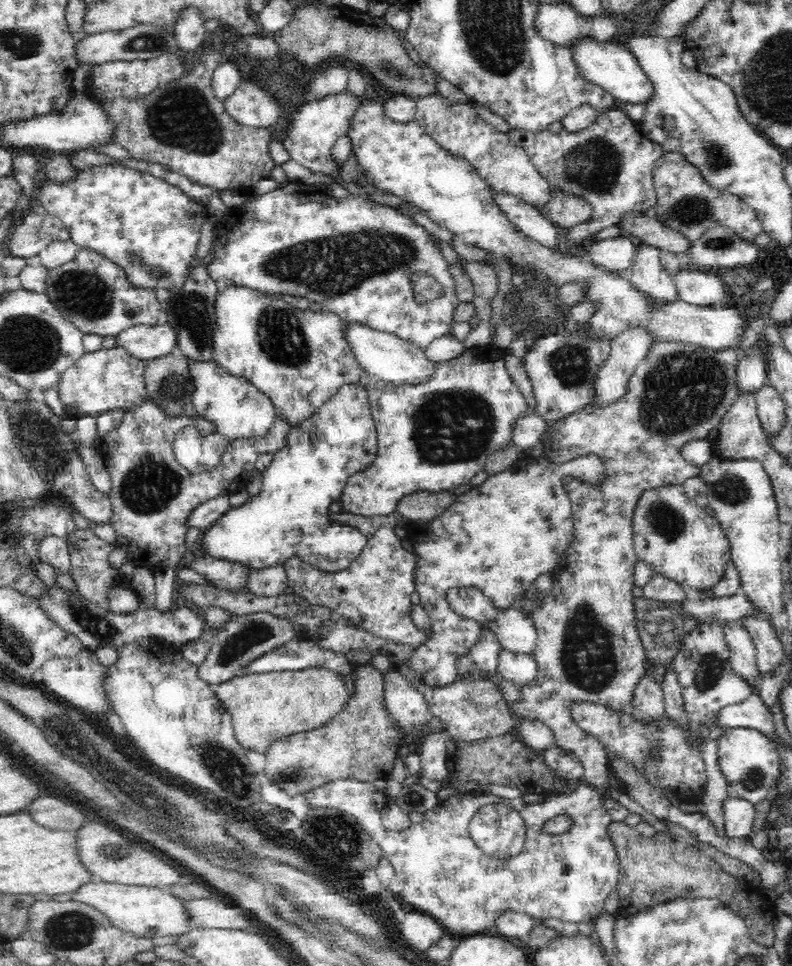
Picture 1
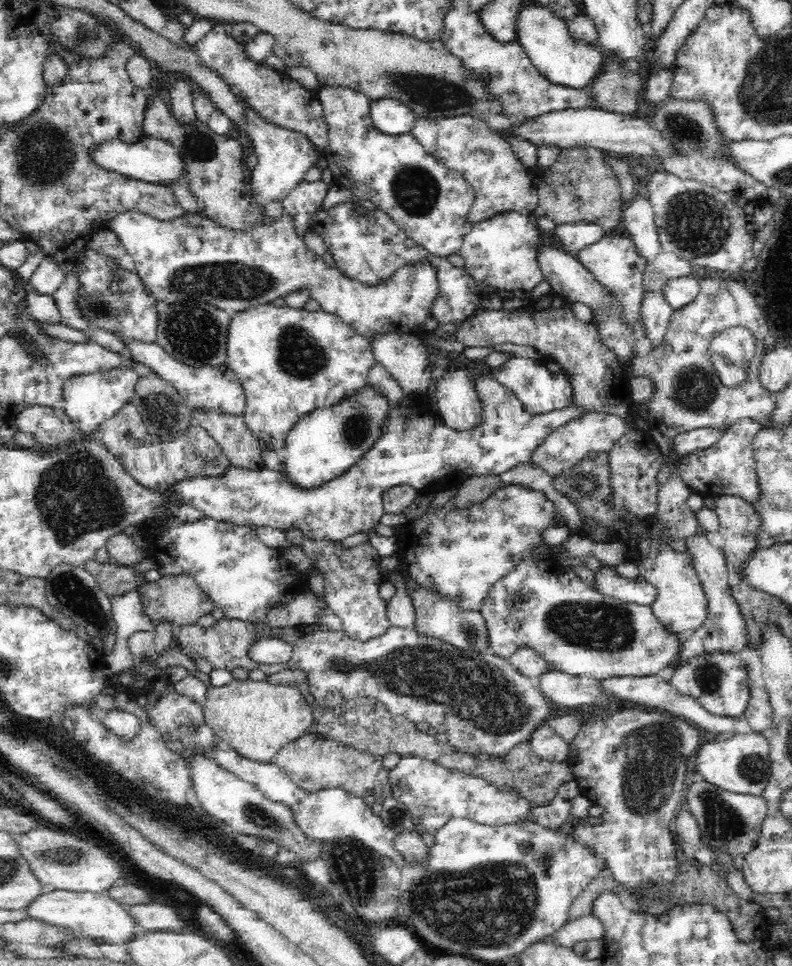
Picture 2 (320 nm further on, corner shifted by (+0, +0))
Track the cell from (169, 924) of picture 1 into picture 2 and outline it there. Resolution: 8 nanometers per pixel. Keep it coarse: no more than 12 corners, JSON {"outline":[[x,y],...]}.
{"outline":[[57,890],[30,919],[126,944],[144,930],[108,892]]}

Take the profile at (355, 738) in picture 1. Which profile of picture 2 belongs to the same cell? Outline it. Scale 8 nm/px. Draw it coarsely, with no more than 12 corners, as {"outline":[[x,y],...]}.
{"outline":[[311,733],[271,761],[306,792],[364,798],[389,780],[383,755]]}

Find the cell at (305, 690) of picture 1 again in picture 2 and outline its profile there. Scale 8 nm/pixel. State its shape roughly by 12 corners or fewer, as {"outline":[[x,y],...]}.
{"outline":[[294,685],[207,686],[219,742],[269,764],[315,710]]}

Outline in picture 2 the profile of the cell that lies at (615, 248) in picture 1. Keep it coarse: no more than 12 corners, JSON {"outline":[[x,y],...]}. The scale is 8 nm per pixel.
{"outline":[[605,235],[577,258],[640,317],[643,272],[632,239]]}

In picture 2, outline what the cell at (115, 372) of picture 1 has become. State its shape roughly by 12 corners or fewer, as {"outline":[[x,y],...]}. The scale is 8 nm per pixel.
{"outline":[[134,367],[71,376],[61,407],[83,436],[131,402]]}

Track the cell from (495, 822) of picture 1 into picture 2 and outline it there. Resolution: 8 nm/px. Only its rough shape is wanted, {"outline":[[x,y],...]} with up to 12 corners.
{"outline":[[414,753],[389,770],[420,835],[532,821],[528,799]]}

